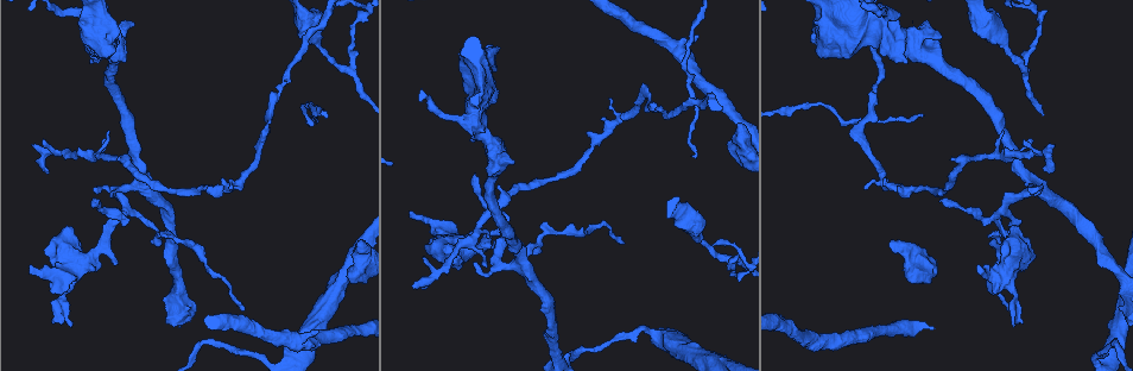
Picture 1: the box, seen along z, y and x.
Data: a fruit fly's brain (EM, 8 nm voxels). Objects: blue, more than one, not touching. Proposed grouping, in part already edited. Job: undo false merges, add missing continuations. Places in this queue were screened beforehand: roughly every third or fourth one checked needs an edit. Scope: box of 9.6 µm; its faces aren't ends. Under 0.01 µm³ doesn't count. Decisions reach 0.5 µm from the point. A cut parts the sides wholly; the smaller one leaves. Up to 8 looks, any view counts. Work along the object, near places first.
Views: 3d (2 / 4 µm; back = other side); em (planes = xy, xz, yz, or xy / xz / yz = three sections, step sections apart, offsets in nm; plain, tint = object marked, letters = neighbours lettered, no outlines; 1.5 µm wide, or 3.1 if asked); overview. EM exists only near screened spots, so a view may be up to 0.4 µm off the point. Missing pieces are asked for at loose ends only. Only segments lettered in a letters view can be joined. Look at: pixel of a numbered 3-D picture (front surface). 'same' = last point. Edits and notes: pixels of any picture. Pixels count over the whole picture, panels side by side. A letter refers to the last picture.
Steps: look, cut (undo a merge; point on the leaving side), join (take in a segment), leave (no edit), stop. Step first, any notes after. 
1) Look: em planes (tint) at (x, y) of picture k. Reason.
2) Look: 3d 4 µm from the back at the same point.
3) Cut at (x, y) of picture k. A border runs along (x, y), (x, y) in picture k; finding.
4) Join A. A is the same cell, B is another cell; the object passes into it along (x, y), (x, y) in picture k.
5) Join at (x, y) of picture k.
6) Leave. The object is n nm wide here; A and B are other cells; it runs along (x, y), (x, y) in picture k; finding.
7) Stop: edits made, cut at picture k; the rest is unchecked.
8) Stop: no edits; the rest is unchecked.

Look: 3d 4 µm at (317, 331) of picture 1. An open end.

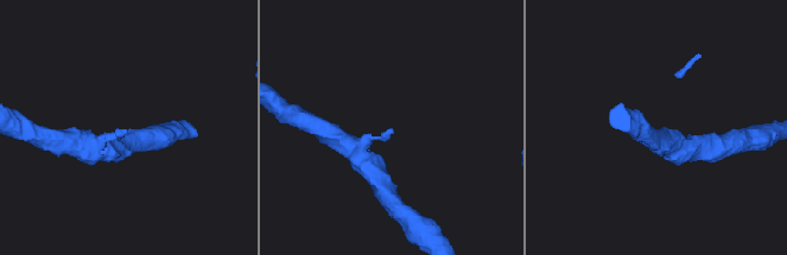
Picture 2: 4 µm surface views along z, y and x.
Look: em xz step 8 (letters) at (124, 134) of picture 2. Now the EM.

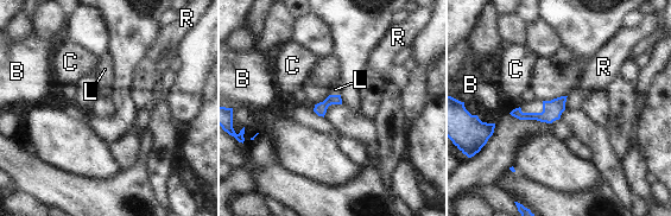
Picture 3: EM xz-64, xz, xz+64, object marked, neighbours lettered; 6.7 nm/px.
Look: em yz step 8 (letters) at the same point. Another direction.

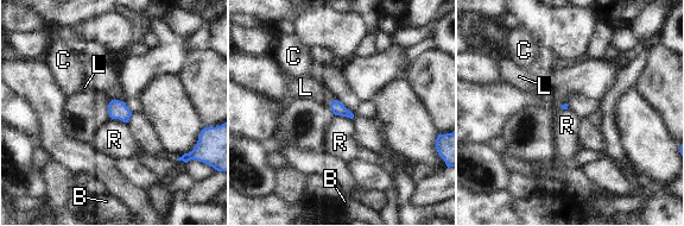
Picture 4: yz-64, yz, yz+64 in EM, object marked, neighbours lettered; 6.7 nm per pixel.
Join L. L is the same cell, B, C and R are other cells; the object passes into it along (337, 108), (331, 102), (305, 87) in picture 4; it goes on there.

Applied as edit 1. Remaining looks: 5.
Look: 3d 2 µm at (741, 122) of picture 1. Stops while still wide.

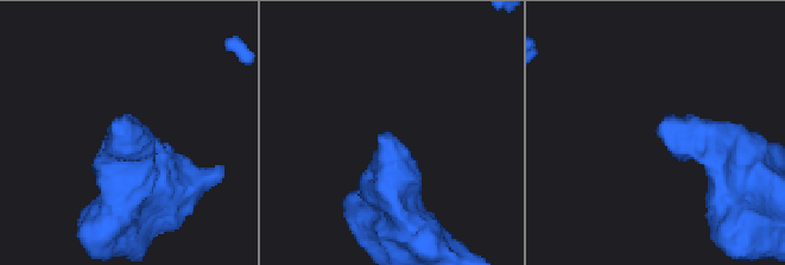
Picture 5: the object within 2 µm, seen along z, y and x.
Look: em planes (plain) at (384, 132) of picture 5. Shape alone is not enough.

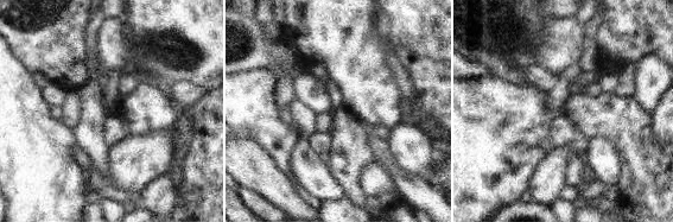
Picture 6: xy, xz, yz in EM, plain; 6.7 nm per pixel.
Look: em planes (letters) at the same point. See the neighbours.

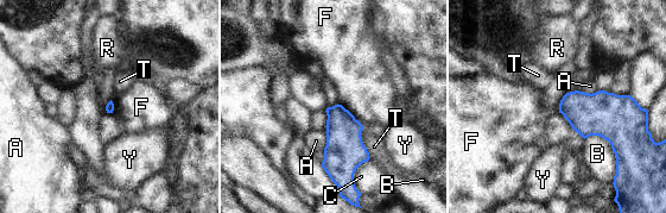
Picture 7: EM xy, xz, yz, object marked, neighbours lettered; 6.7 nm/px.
Leave. A, B, C, F, R, T and Y are other cells; none of them fits.

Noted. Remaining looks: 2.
Look: 3d 2 µm at (1025, 67) of picture 1. Branch point.

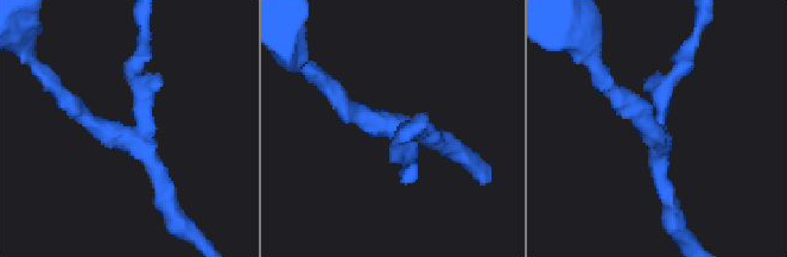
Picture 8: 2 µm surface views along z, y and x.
Look: em planes (letters) at (136, 137) of picture 8. 3 arms meet here.

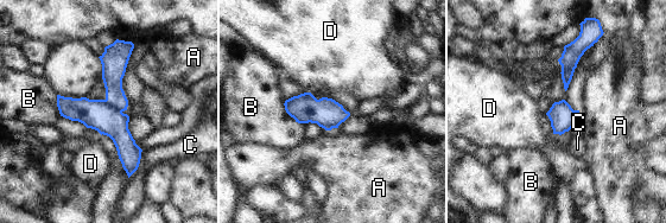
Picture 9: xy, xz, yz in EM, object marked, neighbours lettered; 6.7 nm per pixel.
Cut at (113, 70) of picture 9. A, B, C and D are other cells; a border runs along (105, 100), (121, 112) in picture 9; two neurons meet here.

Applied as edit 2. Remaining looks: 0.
Stop: edits made, join at picture 4, cut at picture 9; the rest is unchecked.

